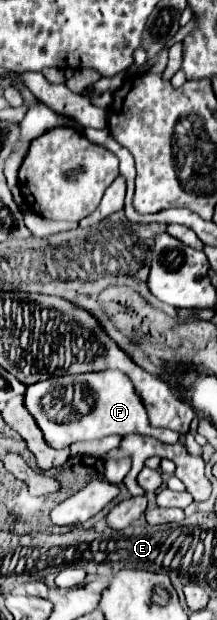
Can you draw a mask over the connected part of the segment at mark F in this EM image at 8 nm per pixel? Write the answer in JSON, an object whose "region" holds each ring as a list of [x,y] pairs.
{"region":[[[98,371],[98,373],[52,377],[42,383],[30,385],[26,389],[24,403],[28,411],[34,415],[36,423],[40,425],[46,443],[54,449],[64,449],[78,439],[102,439],[106,435],[128,435],[128,433],[154,437],[167,444],[178,441],[178,433],[150,425],[142,399],[138,397],[130,377],[126,377],[126,373],[122,371]]]}

